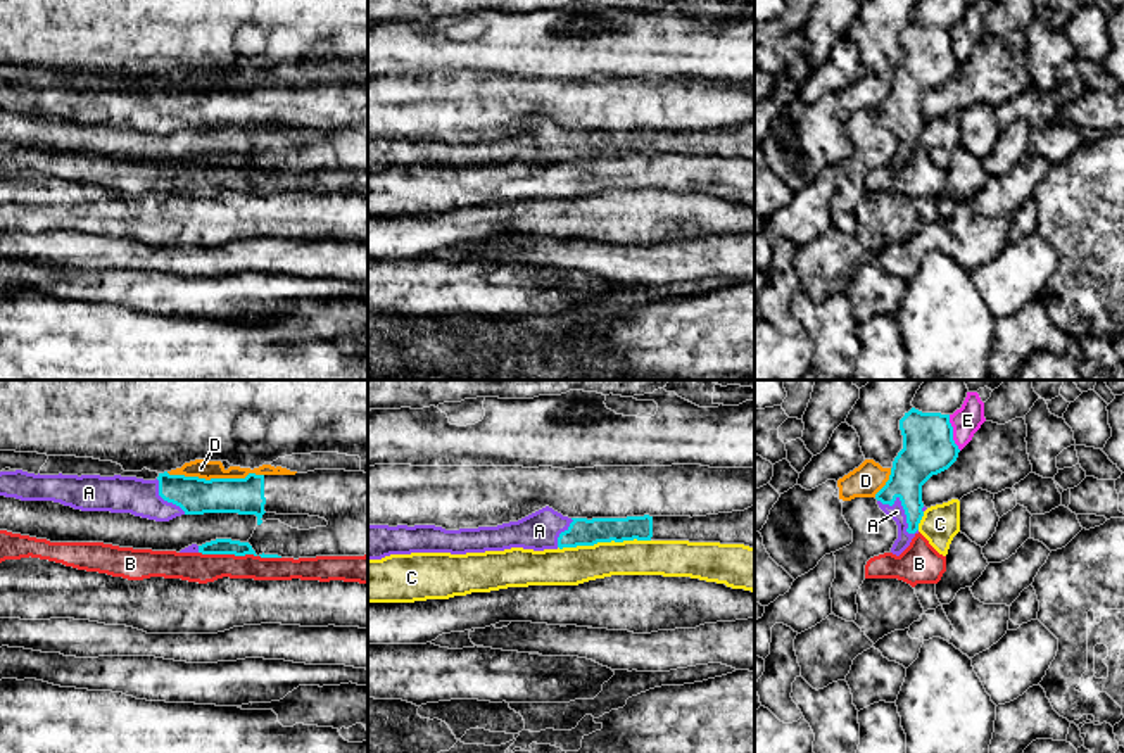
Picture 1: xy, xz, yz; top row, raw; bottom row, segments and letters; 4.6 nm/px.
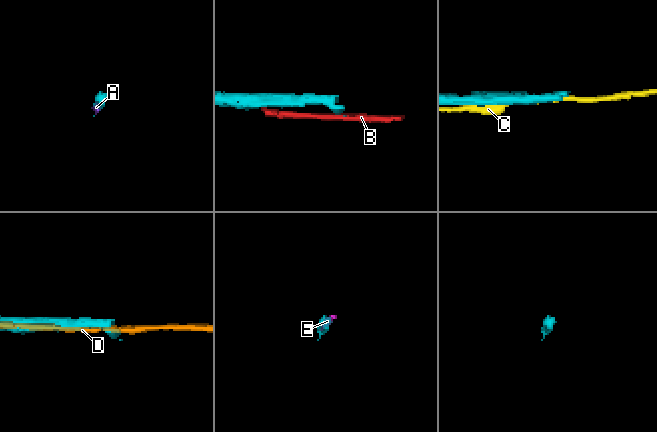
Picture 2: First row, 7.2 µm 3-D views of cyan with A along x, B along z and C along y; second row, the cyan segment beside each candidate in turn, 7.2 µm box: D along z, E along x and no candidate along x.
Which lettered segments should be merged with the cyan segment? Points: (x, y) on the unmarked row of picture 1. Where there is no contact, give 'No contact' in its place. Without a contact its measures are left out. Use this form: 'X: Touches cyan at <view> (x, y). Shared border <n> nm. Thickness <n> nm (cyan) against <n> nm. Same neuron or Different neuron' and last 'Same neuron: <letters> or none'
A: Touches cyan at yz (903, 121). Shared border 240 nm. Thickness 200 nm (cyan) against 70 nm. Same neuron
B: Touches cyan at xy (228, 166). Shared border 280 nm. Thickness 80 nm (cyan) against 140 nm. Different neuron
C: Touches cyan at xz (603, 154). Shared border 440 nm. Thickness 130 nm (cyan) against 180 nm. Different neuron
D: Touches cyan at xy (214, 92). Shared border 460 nm. Thickness 180 nm (cyan) against 90 nm. Different neuron
E: Touches cyan at yz (952, 45). Shared border 180 nm. Thickness 240 nm (cyan) against 140 nm. Different neuron
Same neuron: A

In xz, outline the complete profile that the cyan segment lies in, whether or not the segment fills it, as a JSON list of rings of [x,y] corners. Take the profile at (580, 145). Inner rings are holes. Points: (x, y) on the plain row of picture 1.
[[[546,119],[497,140],[445,143],[435,138],[368,138],[368,173],[411,166],[534,164],[623,154],[689,154],[755,161],[755,119],[706,130],[568,131]]]

